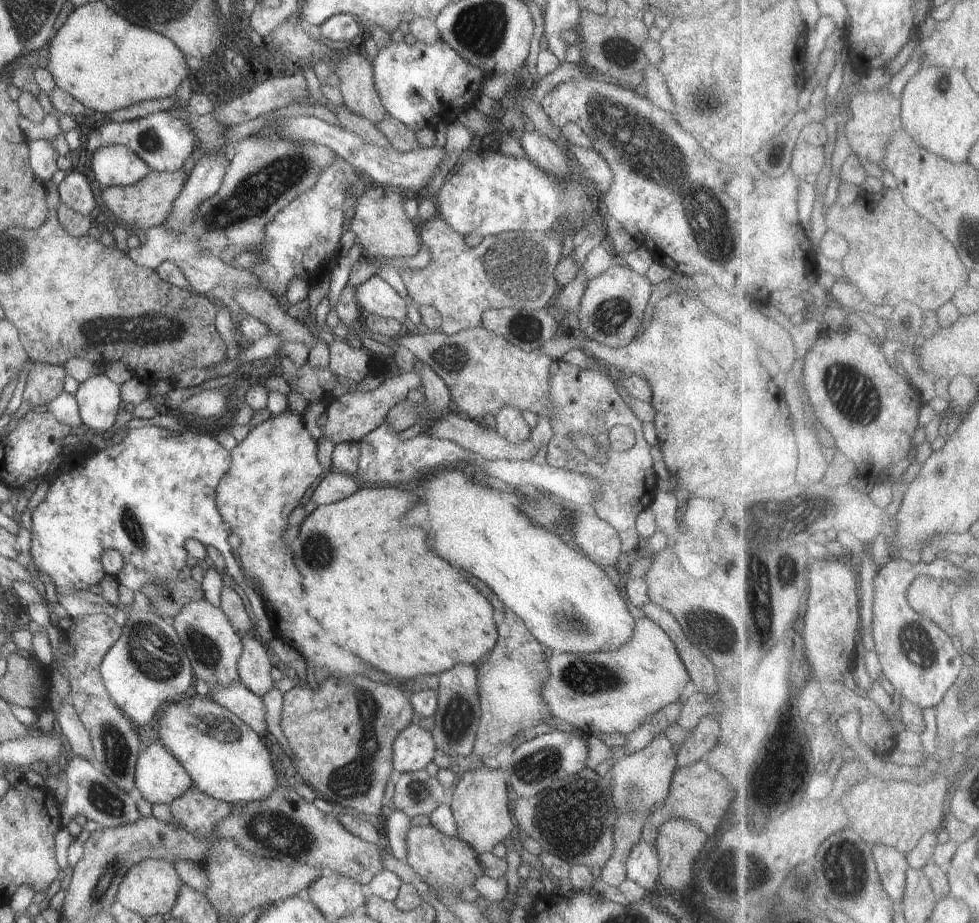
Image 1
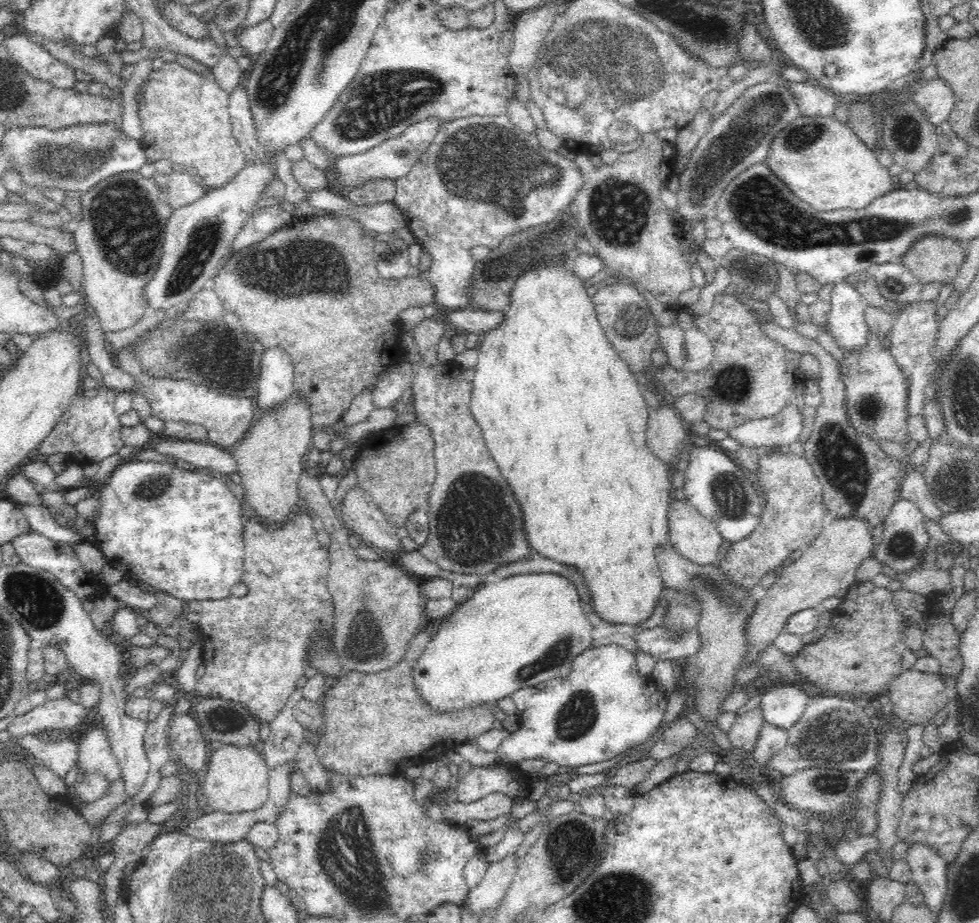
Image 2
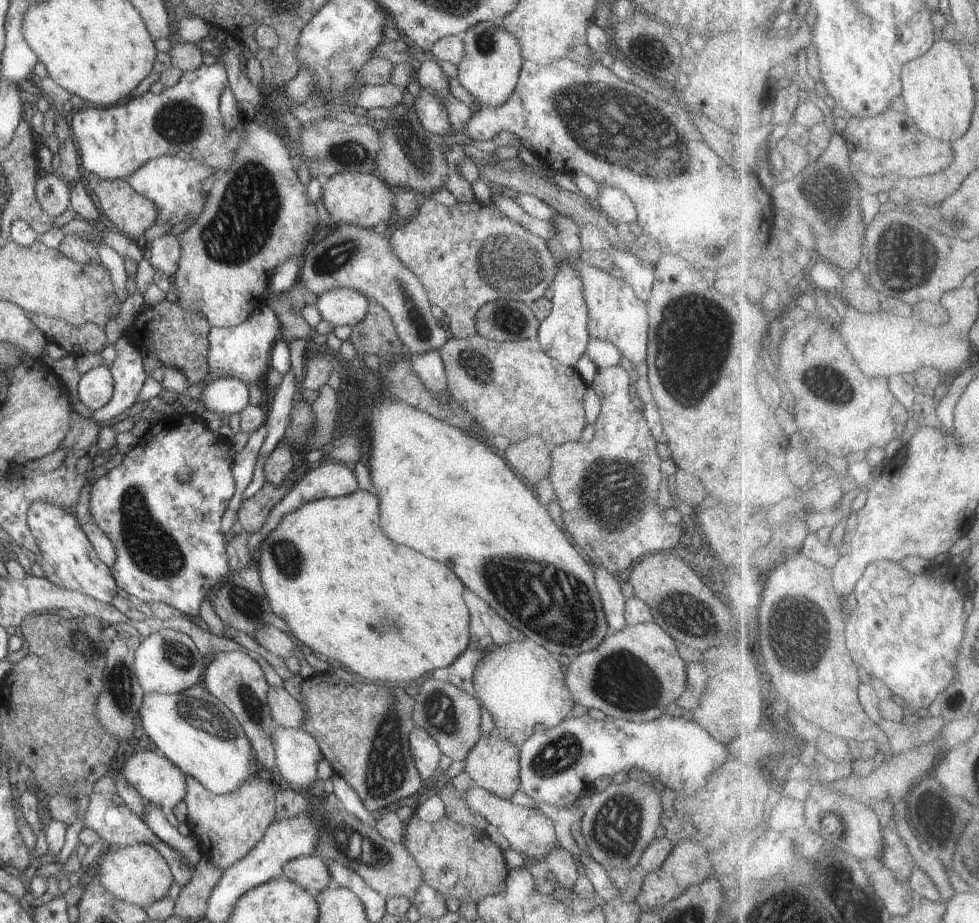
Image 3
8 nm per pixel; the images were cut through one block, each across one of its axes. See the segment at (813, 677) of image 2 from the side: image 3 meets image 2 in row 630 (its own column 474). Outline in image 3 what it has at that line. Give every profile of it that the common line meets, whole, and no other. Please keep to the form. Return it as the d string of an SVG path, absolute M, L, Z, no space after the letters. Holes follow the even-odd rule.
M413 815L405 826L403 844L417 862L423 882L438 891L444 899L478 902L484 897L503 892L510 868L503 850L490 840L483 829L458 824L446 816L438 819L438 822L427 823Z

